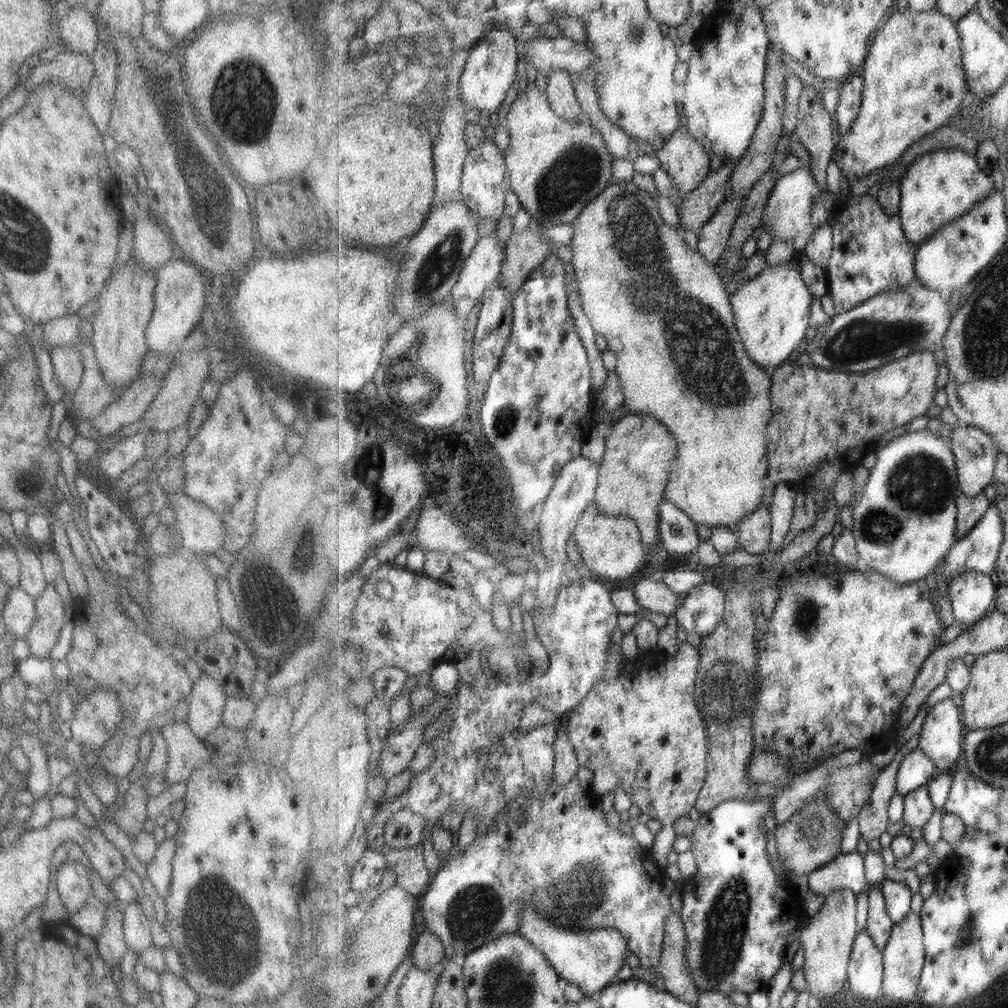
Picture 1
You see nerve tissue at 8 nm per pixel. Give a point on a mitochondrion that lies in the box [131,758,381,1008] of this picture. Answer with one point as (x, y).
(225, 928)

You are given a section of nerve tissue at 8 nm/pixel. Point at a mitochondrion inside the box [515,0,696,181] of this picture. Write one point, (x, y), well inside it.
(633, 32)

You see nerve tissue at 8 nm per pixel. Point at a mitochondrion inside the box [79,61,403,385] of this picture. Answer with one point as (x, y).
(254, 115)

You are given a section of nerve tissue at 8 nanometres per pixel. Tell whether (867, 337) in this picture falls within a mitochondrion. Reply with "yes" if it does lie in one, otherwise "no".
yes

